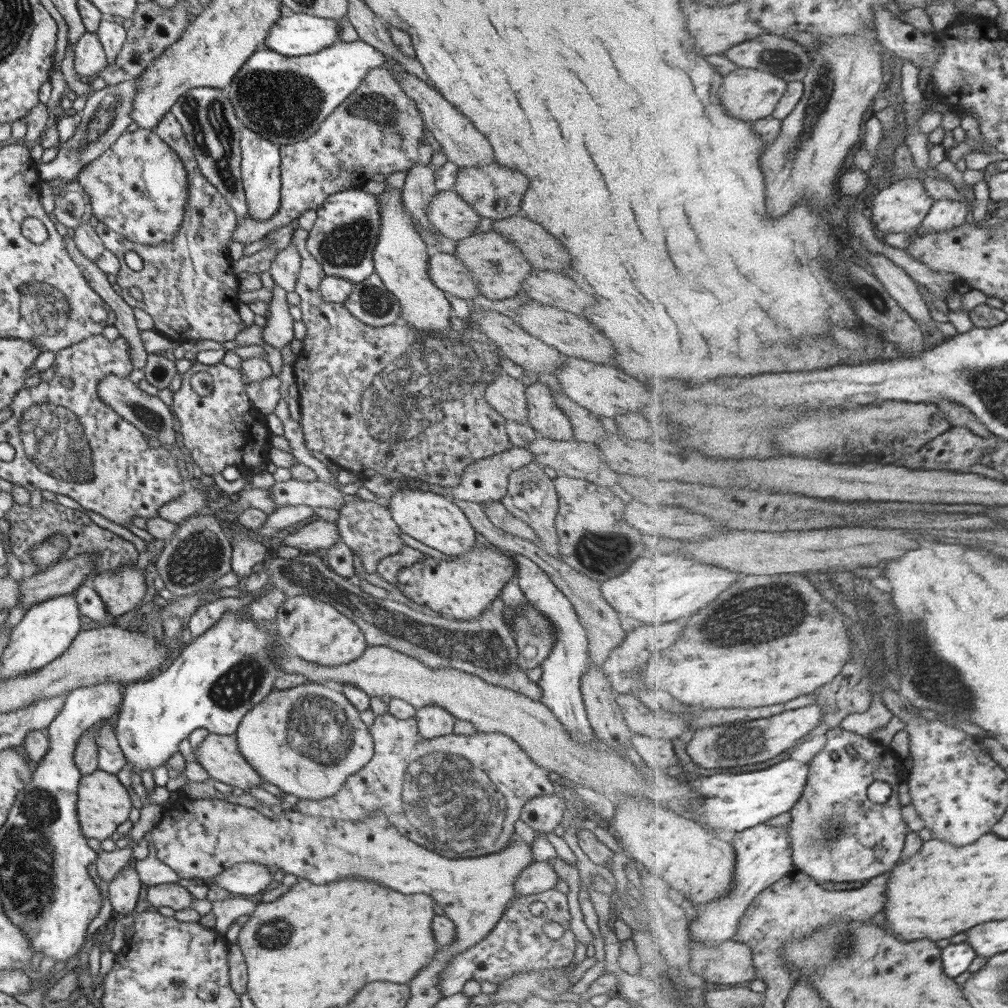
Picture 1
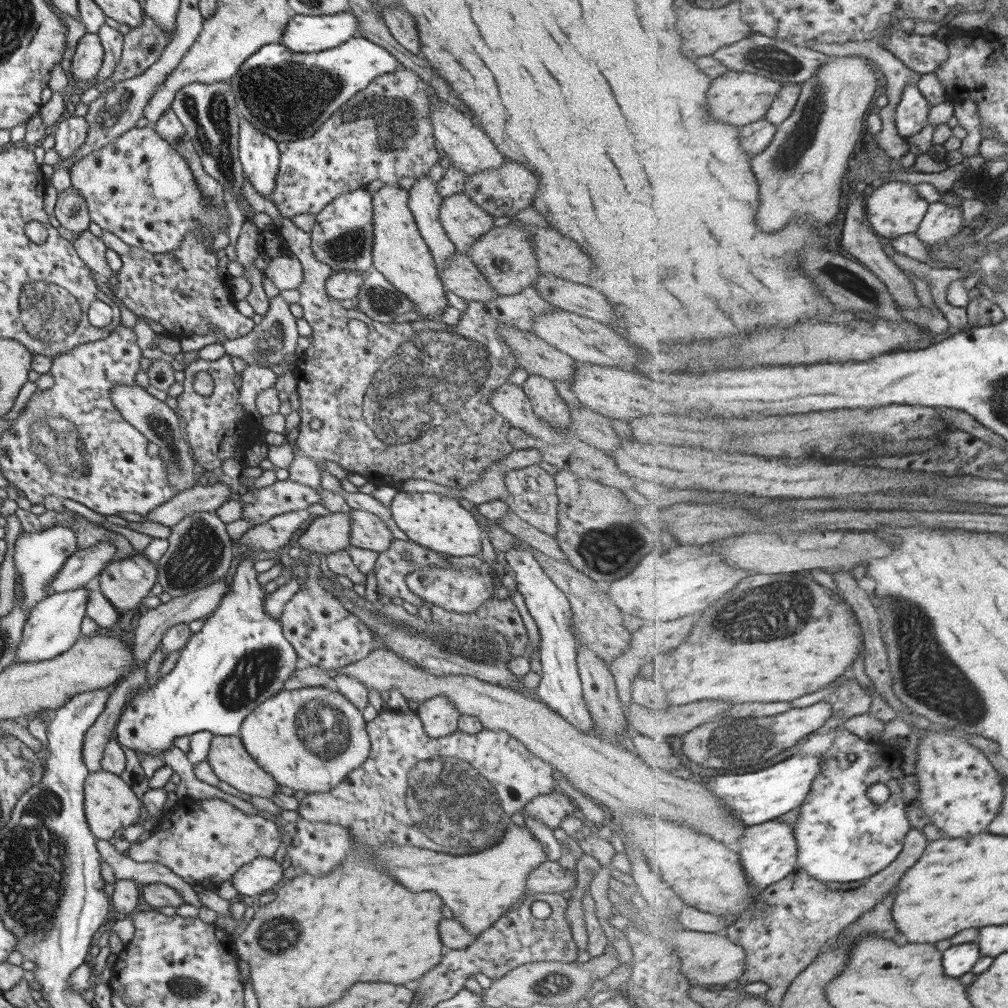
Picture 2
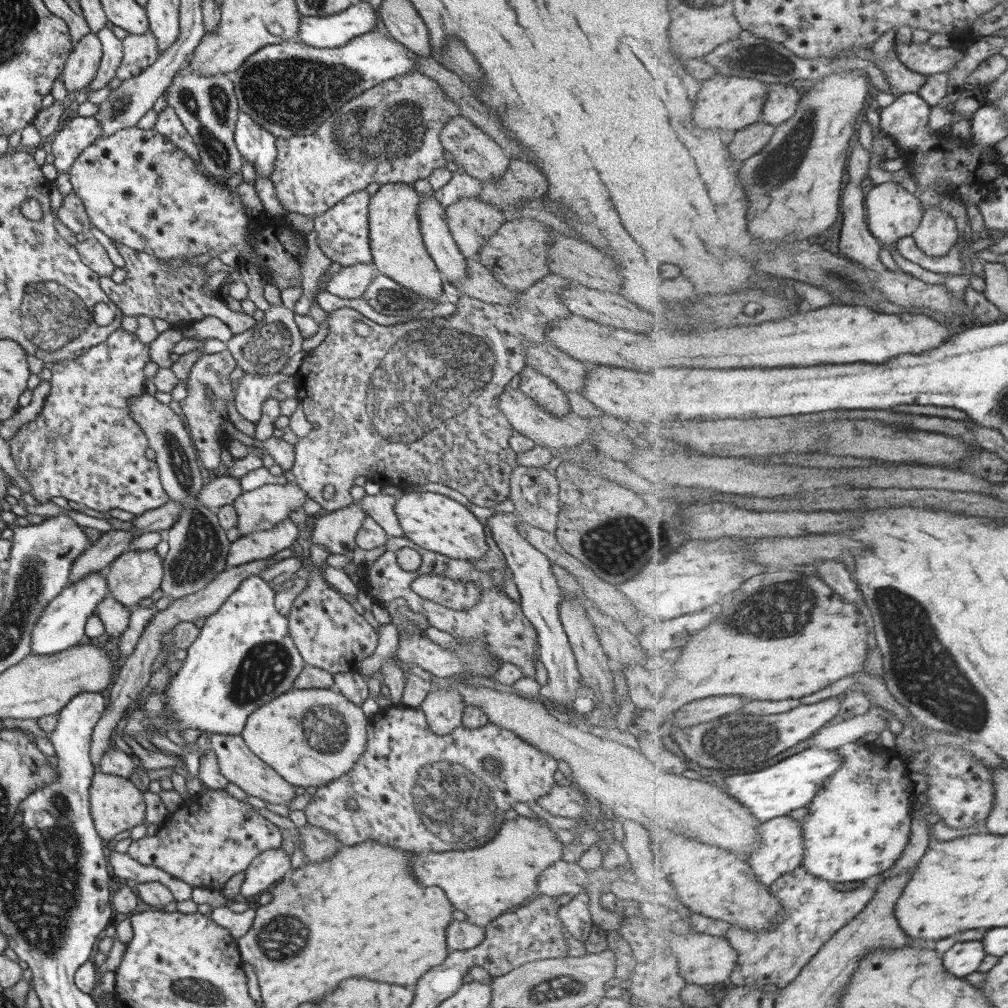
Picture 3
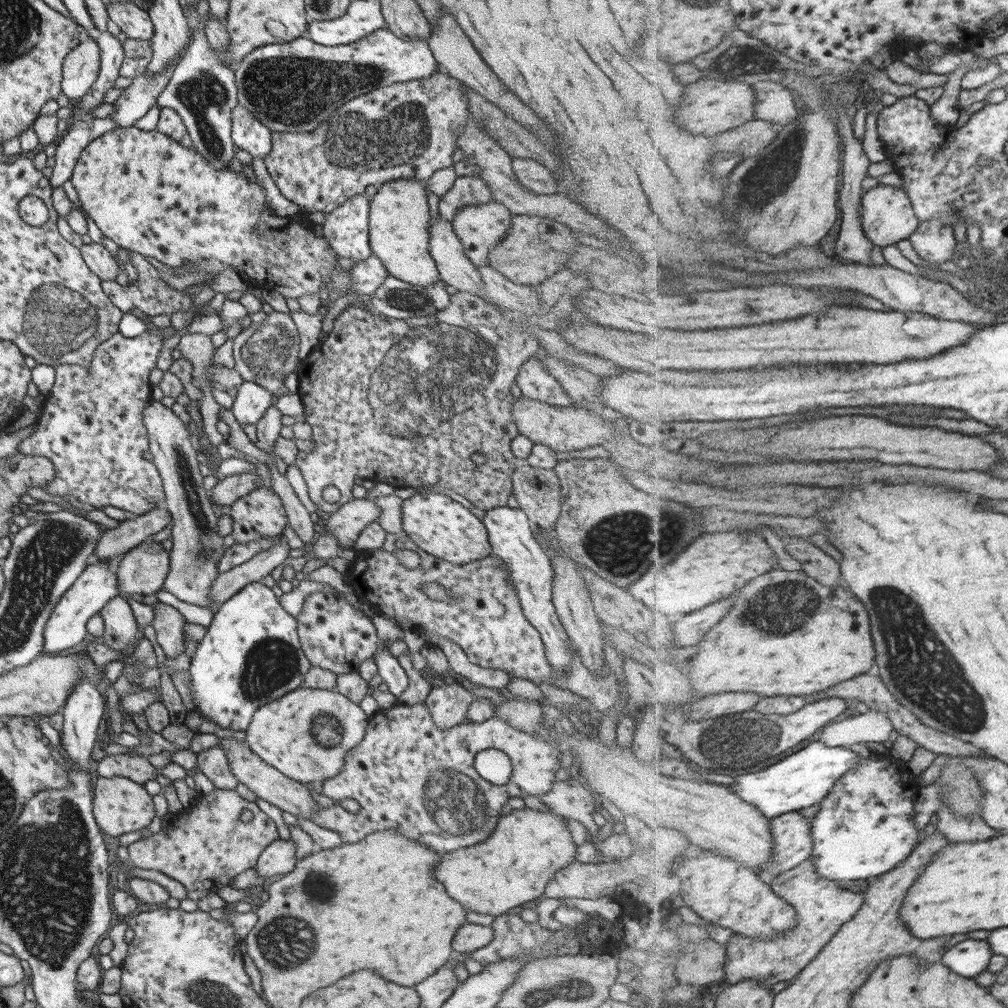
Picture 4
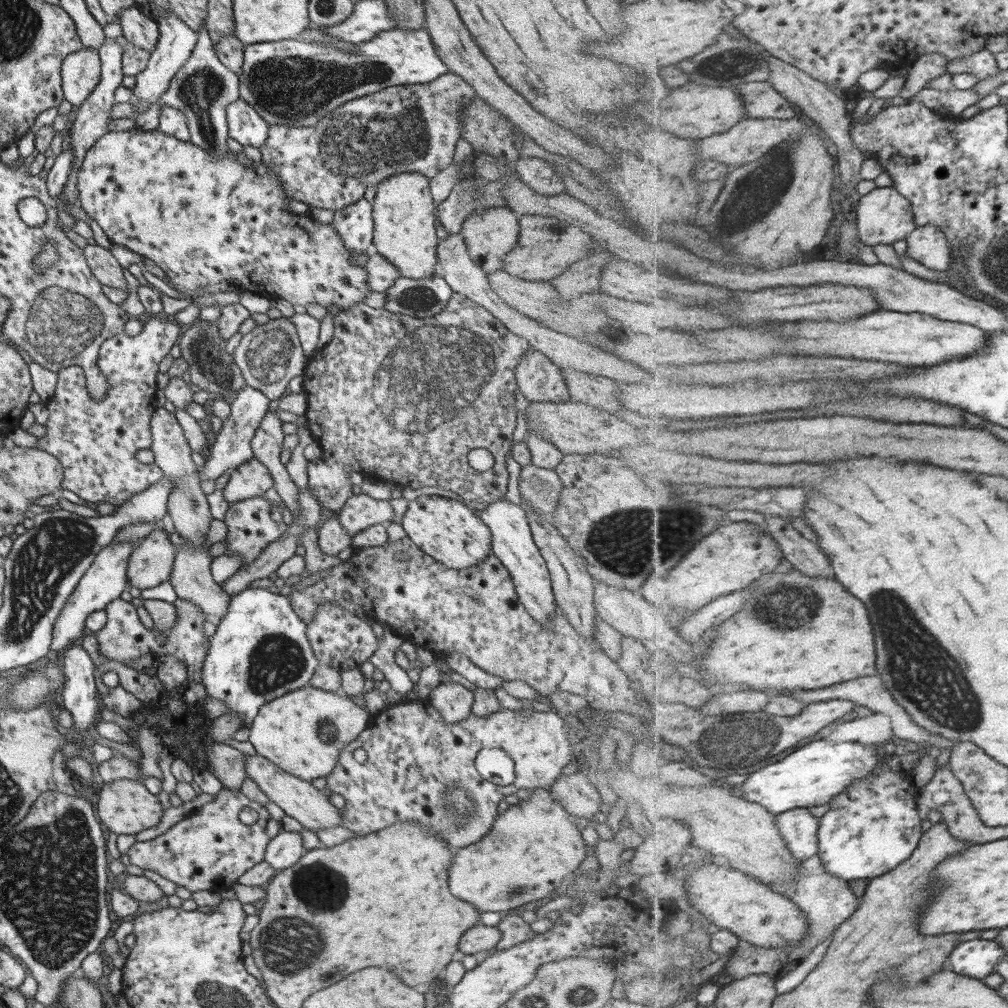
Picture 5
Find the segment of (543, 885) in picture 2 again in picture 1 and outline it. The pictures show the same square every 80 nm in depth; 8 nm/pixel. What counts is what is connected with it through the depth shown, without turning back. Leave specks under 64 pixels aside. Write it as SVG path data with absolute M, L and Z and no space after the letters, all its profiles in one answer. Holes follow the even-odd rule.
M541 861L531 862L515 880L515 896L521 896L536 895L550 888L553 889L559 878L549 864Z

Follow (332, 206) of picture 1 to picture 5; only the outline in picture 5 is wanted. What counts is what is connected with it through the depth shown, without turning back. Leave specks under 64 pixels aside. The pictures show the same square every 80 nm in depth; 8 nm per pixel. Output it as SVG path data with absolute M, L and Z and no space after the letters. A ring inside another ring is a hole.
M361 198L355 202L333 211L332 227L338 232L338 237L343 241L344 247L352 254L363 254L369 251L372 244L372 206Z

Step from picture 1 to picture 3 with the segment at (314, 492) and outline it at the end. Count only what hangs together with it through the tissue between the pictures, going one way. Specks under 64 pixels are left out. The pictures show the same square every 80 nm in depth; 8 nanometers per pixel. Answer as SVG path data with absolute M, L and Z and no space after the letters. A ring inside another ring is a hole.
M264 484L242 493L232 501L238 534L270 530L291 511L302 506L306 494L295 484Z

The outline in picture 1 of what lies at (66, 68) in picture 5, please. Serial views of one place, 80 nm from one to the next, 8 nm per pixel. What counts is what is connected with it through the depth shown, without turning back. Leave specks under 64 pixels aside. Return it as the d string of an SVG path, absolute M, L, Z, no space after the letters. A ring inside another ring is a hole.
M85 31L73 46L73 71L80 76L97 75L105 67L106 56L95 33Z

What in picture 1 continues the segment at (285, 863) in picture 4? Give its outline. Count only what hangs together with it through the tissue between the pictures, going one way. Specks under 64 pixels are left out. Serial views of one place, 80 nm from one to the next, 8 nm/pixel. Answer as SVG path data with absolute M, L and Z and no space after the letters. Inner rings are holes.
M238 863L225 871L205 880L208 886L217 885L231 896L253 896L261 890L265 890L273 880L273 874L269 872L267 866L259 864Z

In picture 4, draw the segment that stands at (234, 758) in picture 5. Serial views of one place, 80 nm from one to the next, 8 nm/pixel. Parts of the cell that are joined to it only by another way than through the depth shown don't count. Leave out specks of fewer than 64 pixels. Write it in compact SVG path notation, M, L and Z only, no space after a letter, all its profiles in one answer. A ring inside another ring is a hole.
M209 747L196 754L196 768L213 784L215 789L234 790L238 780L230 772L223 748Z

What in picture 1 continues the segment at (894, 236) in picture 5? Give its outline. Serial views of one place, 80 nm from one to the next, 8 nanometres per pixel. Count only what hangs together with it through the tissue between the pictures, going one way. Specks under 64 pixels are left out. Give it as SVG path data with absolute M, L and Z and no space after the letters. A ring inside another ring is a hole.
M908 177L889 183L888 187L881 189L868 203L867 212L876 228L884 233L909 233L916 232L917 228L921 228L922 222L930 214L934 204L935 200L927 194L921 177L916 179Z

